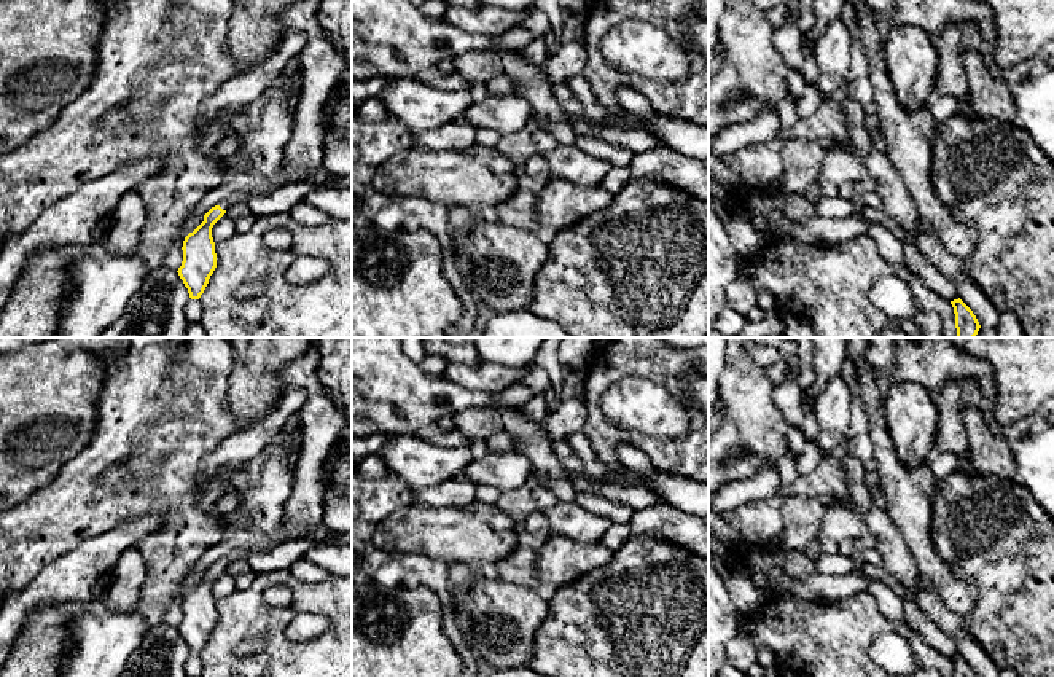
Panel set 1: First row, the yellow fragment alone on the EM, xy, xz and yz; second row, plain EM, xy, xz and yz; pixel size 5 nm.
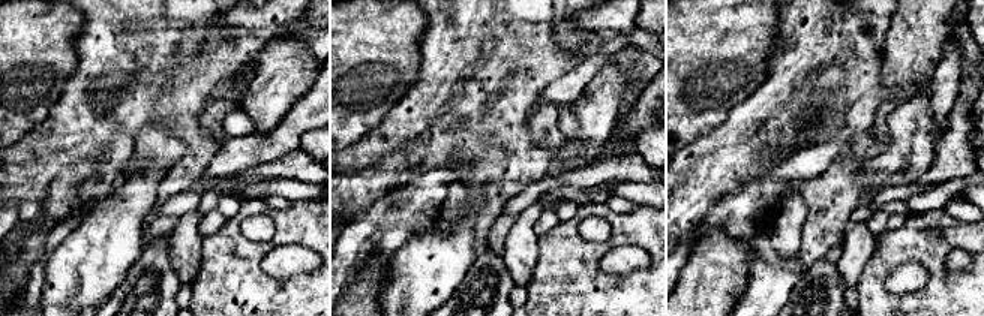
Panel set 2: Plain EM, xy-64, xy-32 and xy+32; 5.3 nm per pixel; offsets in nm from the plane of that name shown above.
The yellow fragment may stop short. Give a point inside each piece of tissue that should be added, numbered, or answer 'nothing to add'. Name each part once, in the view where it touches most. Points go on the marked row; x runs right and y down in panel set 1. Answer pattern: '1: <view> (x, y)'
1: xy (236, 198)

